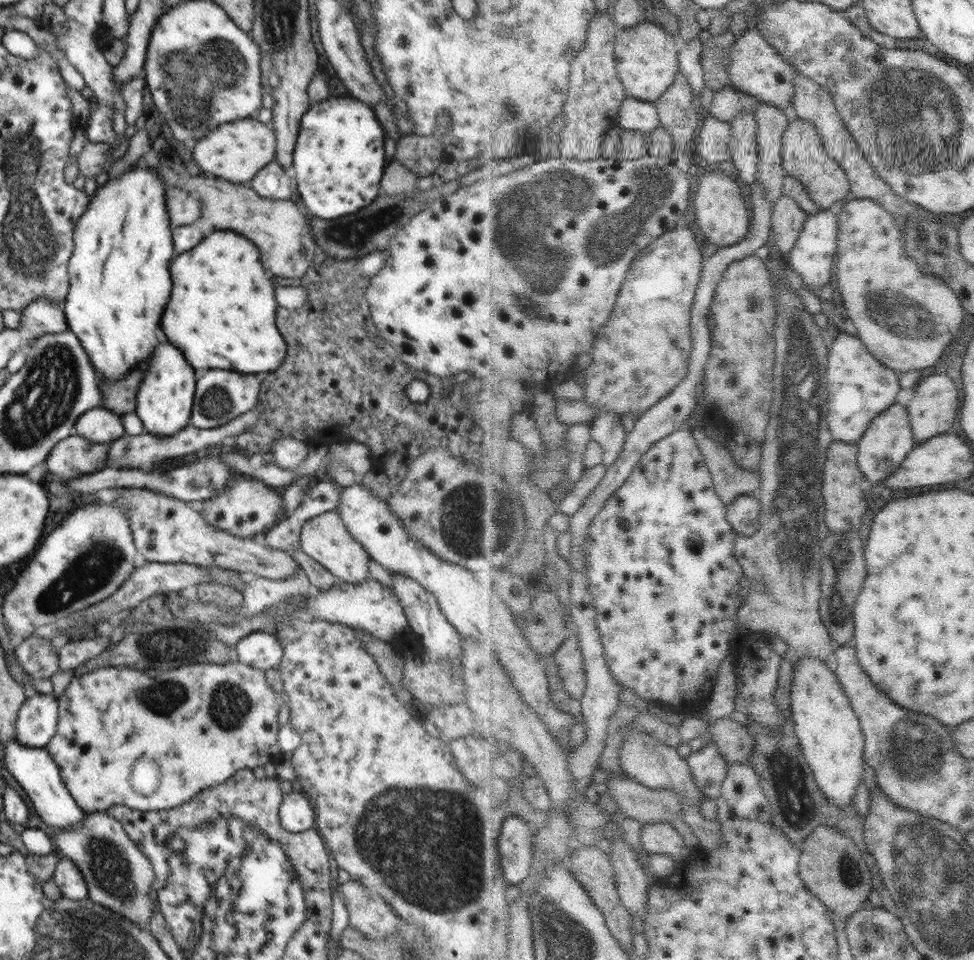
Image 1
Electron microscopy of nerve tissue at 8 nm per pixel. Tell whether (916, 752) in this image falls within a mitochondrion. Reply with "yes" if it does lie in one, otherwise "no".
yes

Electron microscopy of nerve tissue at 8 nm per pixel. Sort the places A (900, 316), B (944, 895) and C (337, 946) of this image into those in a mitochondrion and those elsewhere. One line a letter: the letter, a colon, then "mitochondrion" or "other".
A: mitochondrion
B: mitochondrion
C: other

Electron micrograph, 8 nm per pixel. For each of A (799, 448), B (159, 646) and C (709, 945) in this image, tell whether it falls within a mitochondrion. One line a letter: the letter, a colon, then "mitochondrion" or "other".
A: mitochondrion
B: mitochondrion
C: other

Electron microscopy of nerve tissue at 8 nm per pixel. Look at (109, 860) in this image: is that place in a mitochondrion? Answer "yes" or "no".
yes

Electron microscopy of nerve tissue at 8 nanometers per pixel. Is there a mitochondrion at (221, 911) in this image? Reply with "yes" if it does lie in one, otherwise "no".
yes

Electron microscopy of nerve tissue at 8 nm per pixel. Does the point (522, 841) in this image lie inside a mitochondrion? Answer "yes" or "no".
no

